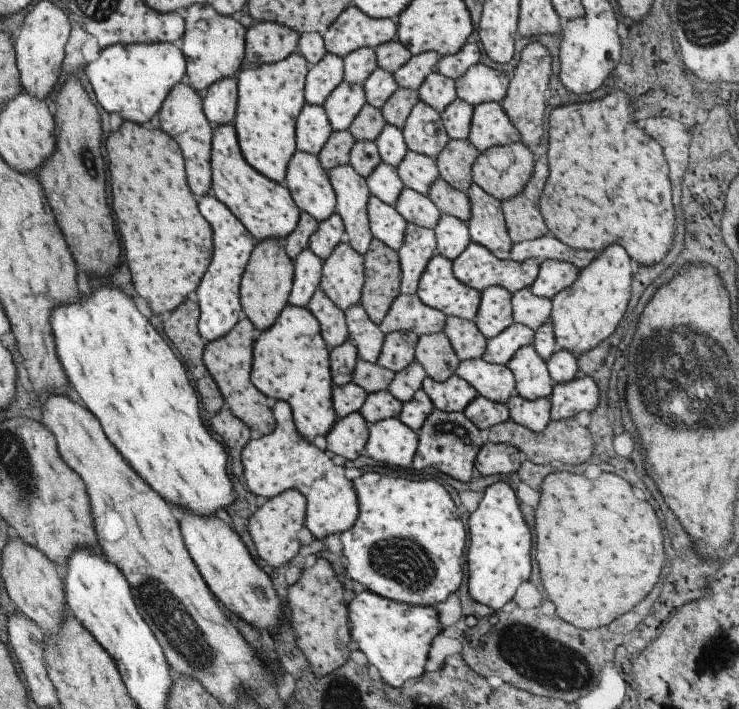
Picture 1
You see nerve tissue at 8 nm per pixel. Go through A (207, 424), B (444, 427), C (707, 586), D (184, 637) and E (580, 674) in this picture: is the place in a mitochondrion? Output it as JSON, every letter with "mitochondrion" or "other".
{"A":"other","B":"mitochondrion","C":"other","D":"mitochondrion","E":"mitochondrion"}

